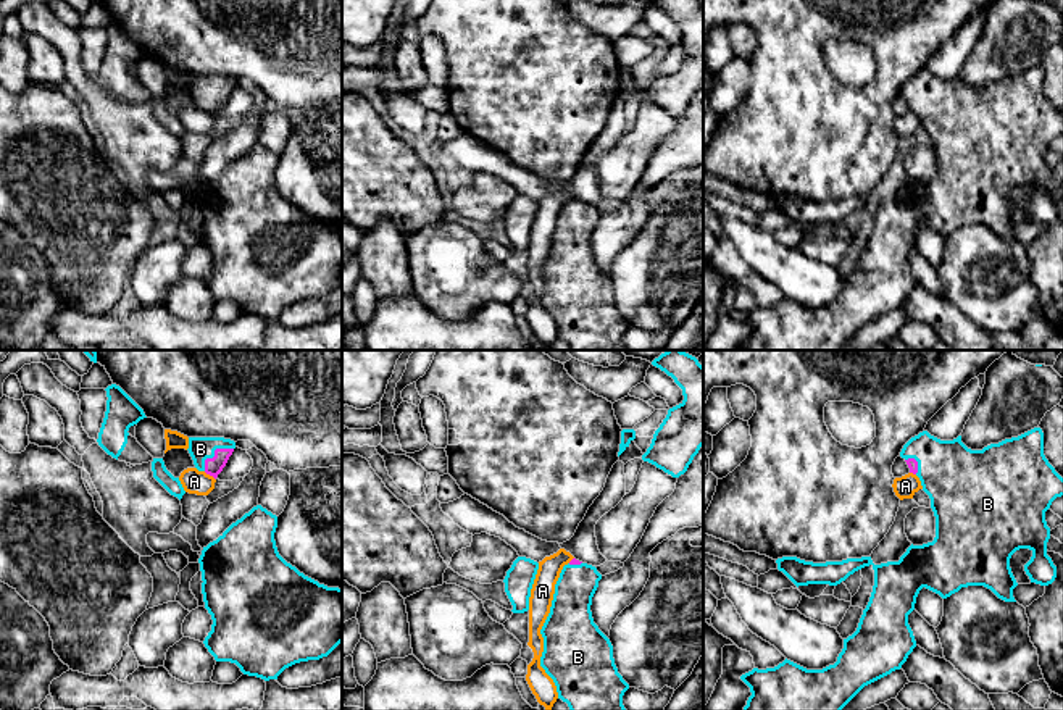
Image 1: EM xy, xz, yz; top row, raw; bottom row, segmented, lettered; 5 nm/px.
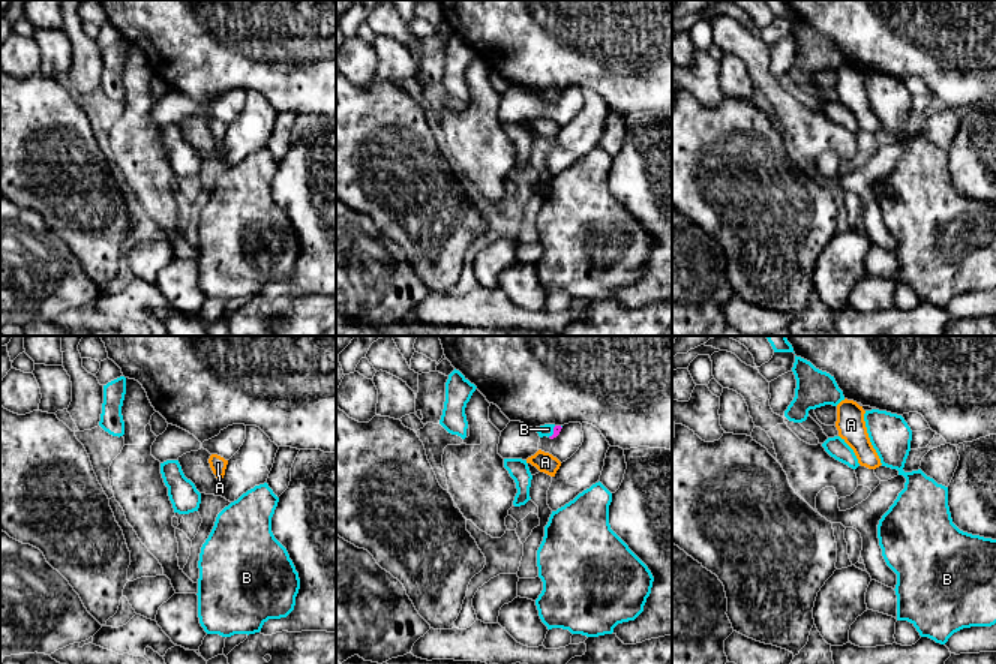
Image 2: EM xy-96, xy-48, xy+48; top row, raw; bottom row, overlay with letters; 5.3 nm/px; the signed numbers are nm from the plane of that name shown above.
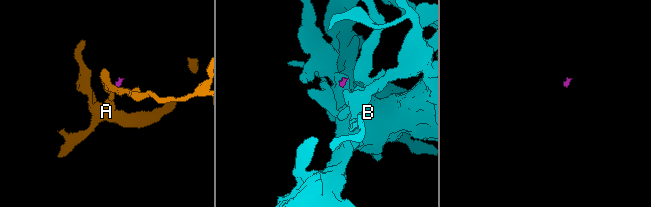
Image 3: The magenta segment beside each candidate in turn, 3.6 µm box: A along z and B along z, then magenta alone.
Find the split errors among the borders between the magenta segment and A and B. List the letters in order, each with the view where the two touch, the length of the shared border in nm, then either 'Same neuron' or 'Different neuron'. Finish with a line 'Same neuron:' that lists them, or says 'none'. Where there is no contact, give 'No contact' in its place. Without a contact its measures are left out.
A: Touches magenta in xy. Shared border 80 nm. Different neuron
B: Touches magenta in xy. Shared border 190 nm. Same neuron
Same neuron: B

